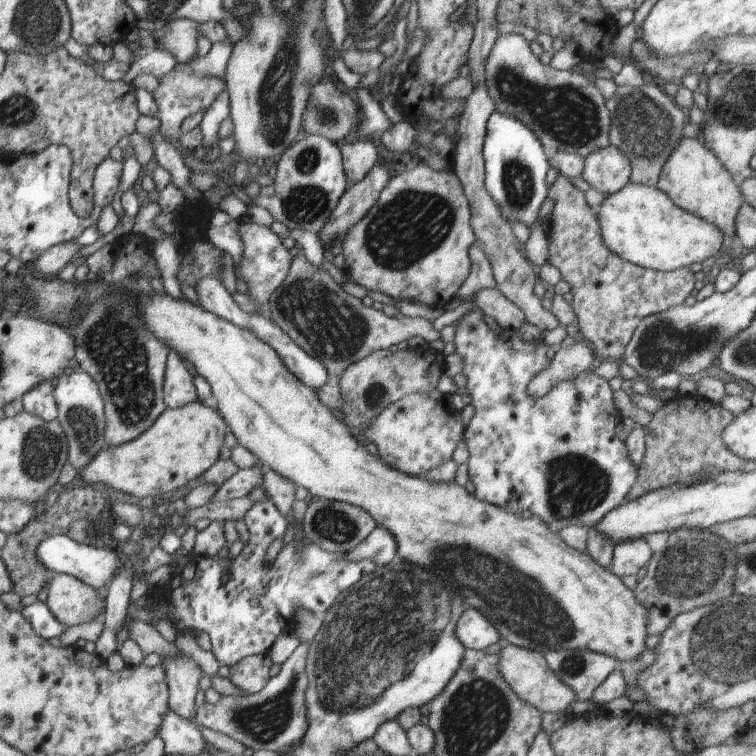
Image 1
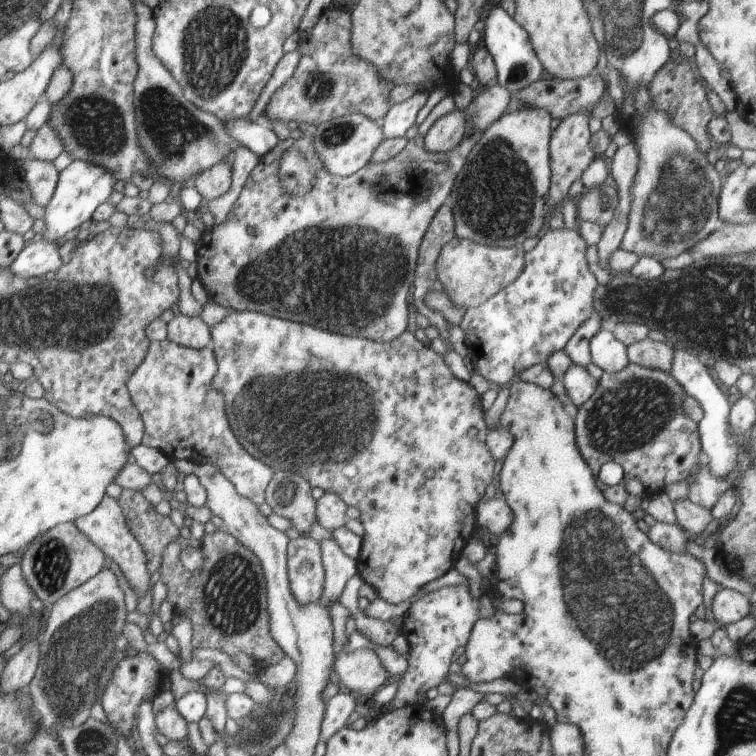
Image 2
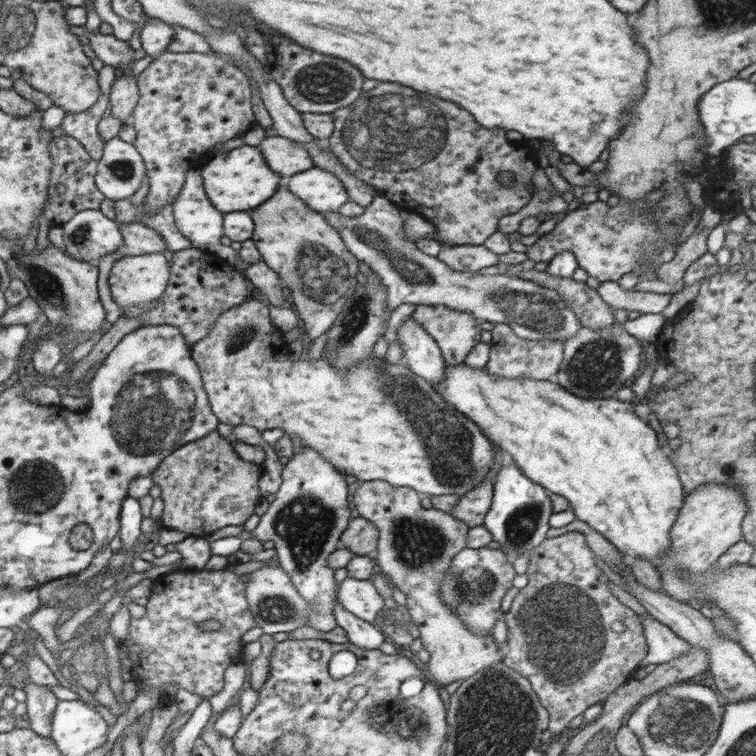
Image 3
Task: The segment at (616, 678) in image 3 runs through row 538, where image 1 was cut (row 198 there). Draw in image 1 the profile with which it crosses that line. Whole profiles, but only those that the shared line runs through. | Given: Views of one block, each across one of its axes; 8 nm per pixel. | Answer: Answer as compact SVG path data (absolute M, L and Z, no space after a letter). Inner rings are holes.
M561 173L556 182L549 188L547 198L554 202L552 206L552 224L548 226L548 263L556 266L564 282L570 284L572 292L572 309L576 314L576 327L572 327L575 334L582 336L593 353L597 356L622 360L626 346L631 342L636 326L650 316L668 310L674 306L685 304L689 295L694 295L700 284L690 268L683 267L672 271L654 271L646 269L626 260L611 252L604 244L600 234L597 214L593 207L585 200L585 194L578 190L570 179Z

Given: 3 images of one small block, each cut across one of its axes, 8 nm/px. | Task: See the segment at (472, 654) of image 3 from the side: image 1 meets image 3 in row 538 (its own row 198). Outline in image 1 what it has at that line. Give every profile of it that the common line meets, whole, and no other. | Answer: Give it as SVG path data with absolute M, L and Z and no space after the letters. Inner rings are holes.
M419 160L418 166L412 168L402 173L399 173L398 176L391 178L388 182L388 185L382 190L378 201L371 210L368 210L368 214L356 222L342 240L342 245L344 245L344 250L342 254L346 258L346 272L350 280L354 280L356 284L366 287L370 294L378 296L378 298L383 298L384 296L394 296L398 299L400 303L413 303L418 301L418 304L424 304L424 306L434 306L434 308L445 308L446 304L454 299L454 296L458 293L458 290L463 286L463 283L468 278L471 270L471 260L468 254L470 246L474 244L476 238L471 226L471 212L469 208L468 200L466 199L462 184L459 182L459 179L452 172L436 172L436 170L430 170L424 162Z

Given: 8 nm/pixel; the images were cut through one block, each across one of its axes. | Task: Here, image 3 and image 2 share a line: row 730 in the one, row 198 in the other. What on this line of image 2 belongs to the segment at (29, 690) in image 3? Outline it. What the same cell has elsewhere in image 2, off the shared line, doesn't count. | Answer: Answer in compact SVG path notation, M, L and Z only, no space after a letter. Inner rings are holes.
M30 155L23 160L25 181L33 194L32 202L47 206L54 194L59 172L49 160L38 160Z

